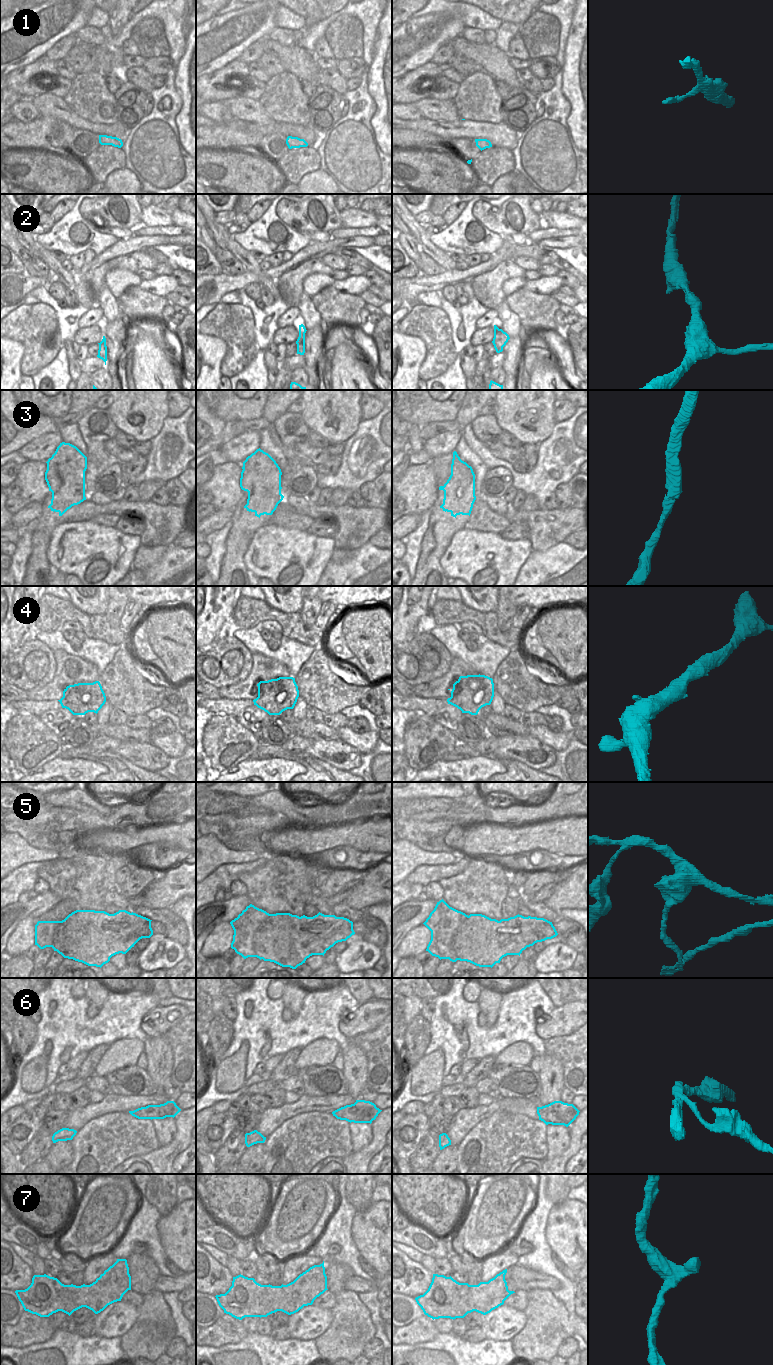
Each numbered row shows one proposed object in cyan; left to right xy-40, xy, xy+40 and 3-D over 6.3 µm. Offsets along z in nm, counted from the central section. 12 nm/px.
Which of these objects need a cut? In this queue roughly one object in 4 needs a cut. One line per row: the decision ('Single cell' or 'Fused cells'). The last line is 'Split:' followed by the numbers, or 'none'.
1: Single cell
2: Single cell
3: Fused cells
4: Single cell
5: Fused cells
6: Single cell
7: Single cell
Split: 3, 5

